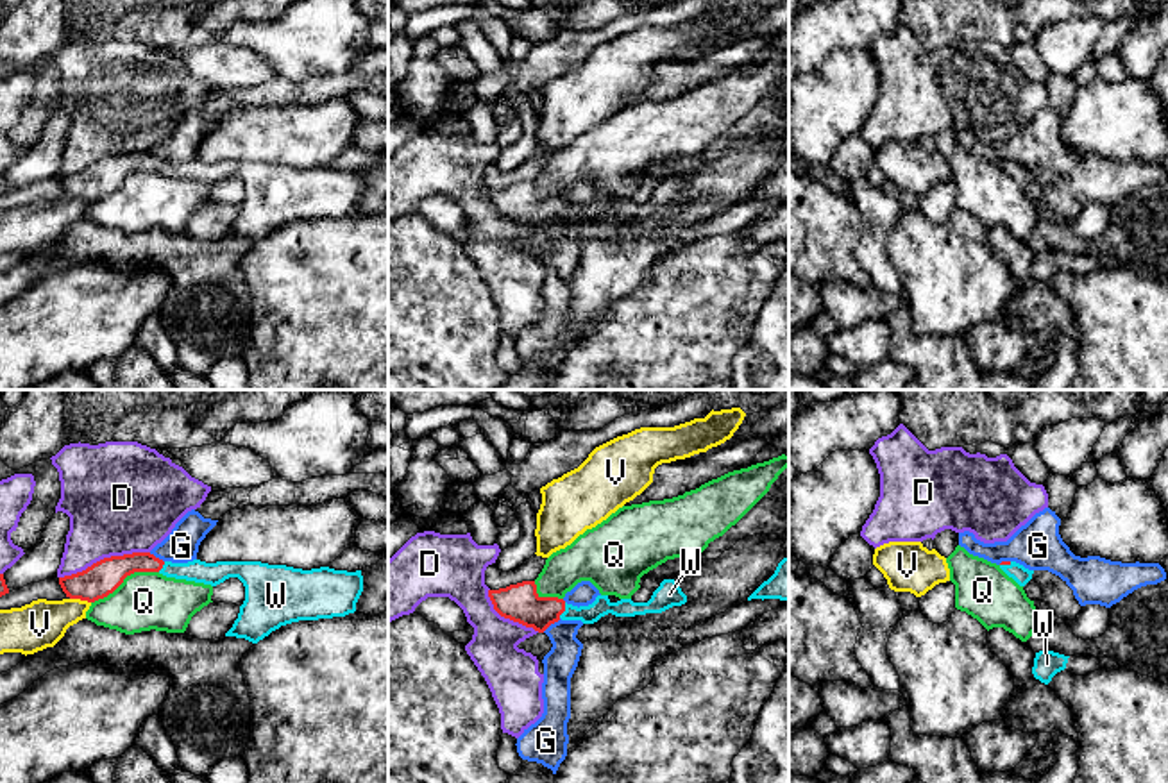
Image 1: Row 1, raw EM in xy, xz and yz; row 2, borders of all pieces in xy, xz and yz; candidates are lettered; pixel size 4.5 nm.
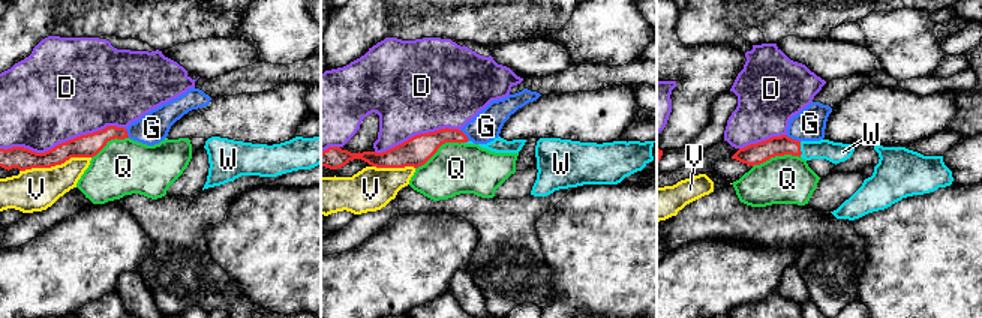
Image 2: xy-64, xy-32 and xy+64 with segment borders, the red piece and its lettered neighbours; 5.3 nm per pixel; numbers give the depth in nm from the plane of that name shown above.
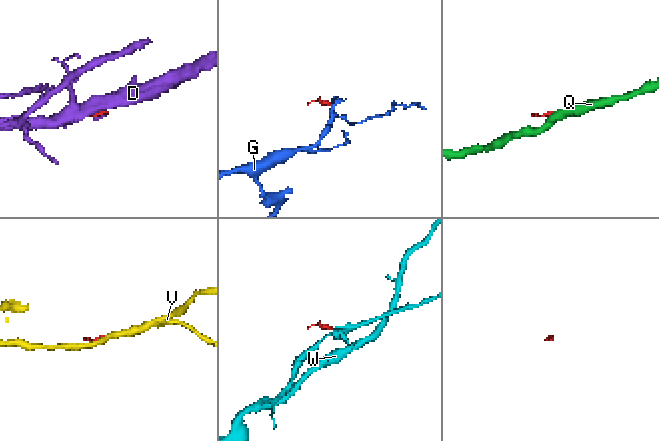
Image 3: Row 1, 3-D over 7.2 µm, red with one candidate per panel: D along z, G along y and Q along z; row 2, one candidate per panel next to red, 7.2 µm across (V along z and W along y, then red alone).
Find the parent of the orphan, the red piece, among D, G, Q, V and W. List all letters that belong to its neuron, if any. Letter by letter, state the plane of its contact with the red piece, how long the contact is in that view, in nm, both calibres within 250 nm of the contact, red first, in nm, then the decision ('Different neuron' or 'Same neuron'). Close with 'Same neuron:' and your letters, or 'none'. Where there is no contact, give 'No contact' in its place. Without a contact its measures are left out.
D: Touches red in xy. Shared border 420 nm. Thickness 160 nm (red) against 460 nm. Different neuron
G: Touches red in xz. Shared border 110 nm. Thickness 170 nm (red) against 150 nm. Different neuron
Q: Touches red in xy. Shared border 340 nm. Thickness 160 nm (red) against 260 nm. Same neuron
V: Touches red in xy. Shared border 100 nm. Thickness 160 nm (red) against 220 nm. Different neuron
W: Touches red in xz. Shared border 80 nm. Thickness 170 nm (red) against 90 nm. Different neuron
Same neuron: Q

